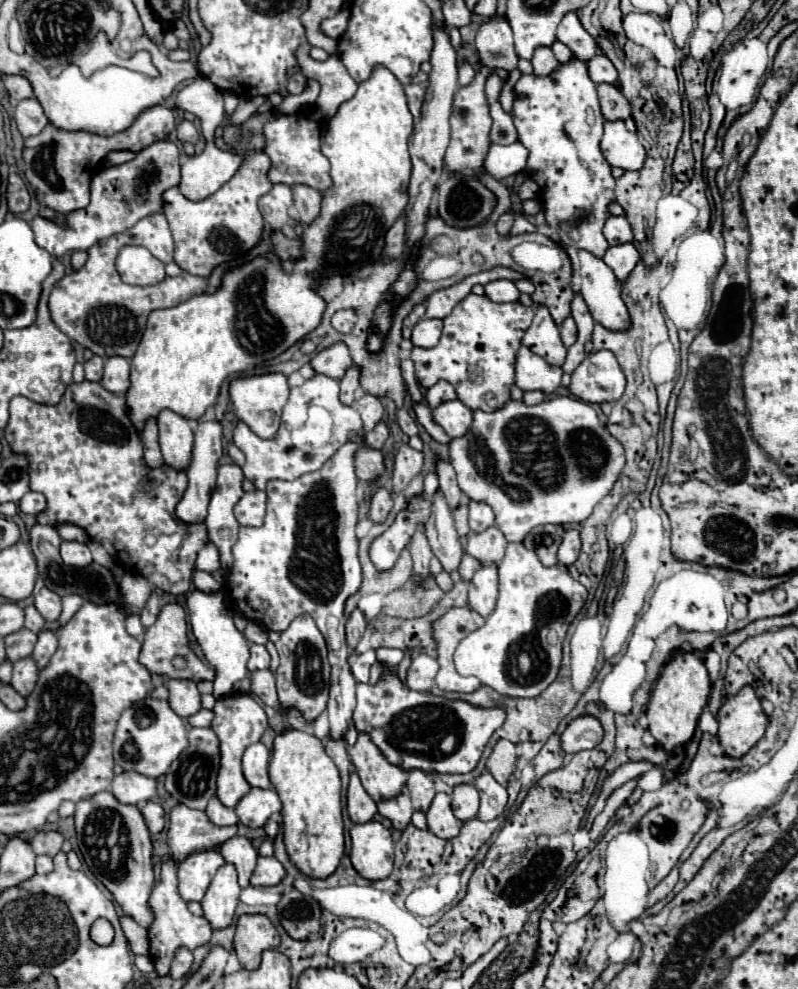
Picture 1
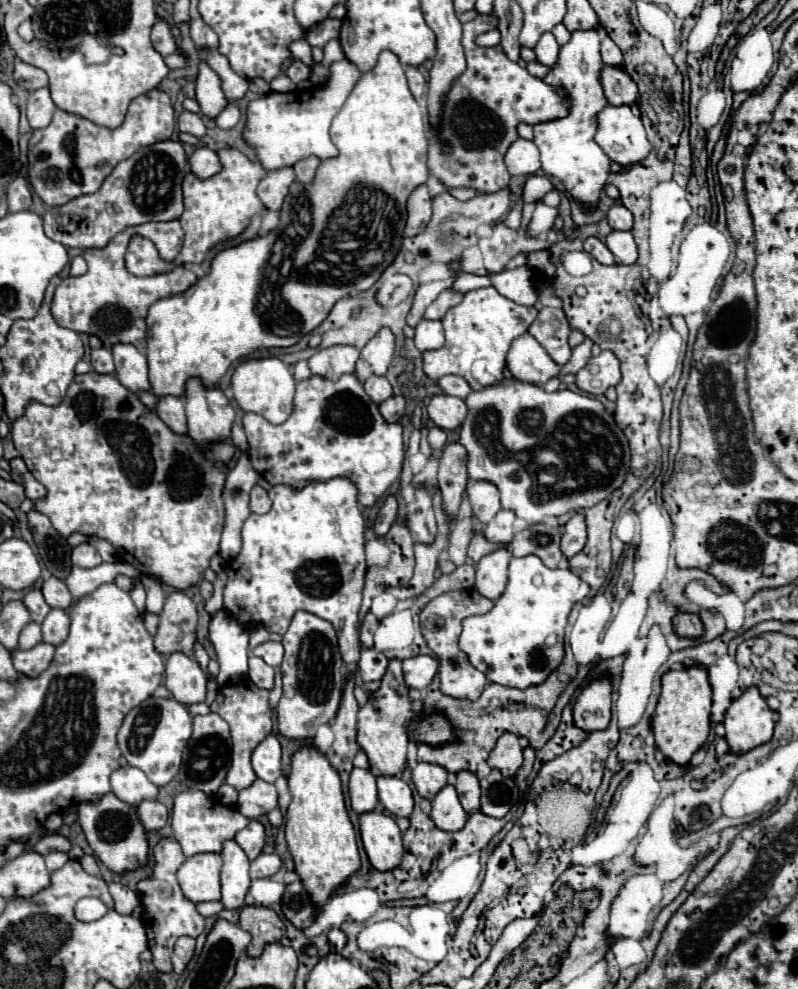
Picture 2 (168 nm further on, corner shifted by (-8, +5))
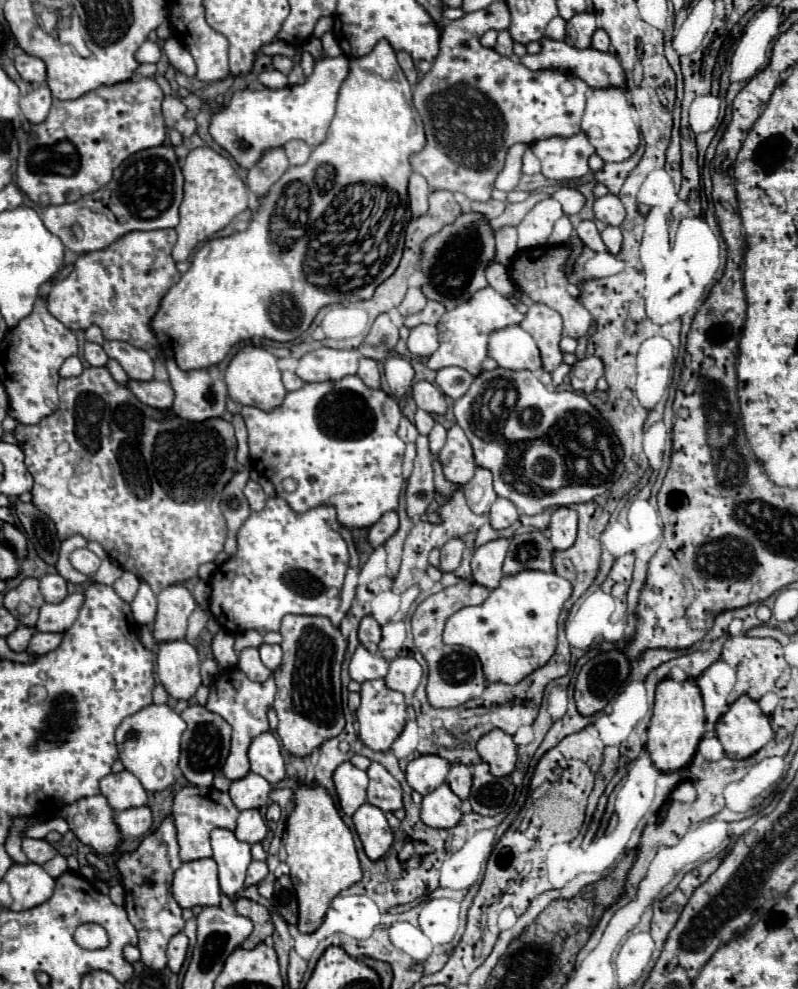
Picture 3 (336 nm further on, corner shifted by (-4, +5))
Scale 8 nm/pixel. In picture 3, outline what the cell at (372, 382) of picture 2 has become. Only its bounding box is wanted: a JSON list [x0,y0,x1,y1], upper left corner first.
[357,357,381,389]

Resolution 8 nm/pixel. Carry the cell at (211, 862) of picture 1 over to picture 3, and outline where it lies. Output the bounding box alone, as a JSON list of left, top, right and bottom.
[173,859,219,909]

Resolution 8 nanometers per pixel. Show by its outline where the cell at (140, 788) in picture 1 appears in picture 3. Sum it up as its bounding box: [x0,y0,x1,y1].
[101,773,147,811]

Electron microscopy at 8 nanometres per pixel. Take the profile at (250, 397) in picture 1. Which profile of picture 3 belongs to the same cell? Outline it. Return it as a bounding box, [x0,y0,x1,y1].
[225,345,287,411]

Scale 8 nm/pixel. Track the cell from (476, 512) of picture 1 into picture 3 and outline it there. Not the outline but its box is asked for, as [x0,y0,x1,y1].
[463,467,497,513]

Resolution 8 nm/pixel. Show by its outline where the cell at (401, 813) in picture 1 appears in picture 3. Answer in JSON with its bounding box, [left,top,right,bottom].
[367,763,403,811]

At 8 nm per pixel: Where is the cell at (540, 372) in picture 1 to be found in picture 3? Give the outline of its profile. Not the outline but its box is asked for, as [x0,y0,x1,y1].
[489,325,541,371]

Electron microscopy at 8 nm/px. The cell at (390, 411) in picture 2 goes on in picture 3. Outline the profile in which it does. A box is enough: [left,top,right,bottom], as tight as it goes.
[383,357,415,399]

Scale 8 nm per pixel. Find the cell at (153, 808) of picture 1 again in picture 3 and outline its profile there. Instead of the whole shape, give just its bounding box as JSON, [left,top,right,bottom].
[115,807,153,837]

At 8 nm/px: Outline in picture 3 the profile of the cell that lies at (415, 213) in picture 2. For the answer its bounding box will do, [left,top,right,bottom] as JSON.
[409,173,429,215]

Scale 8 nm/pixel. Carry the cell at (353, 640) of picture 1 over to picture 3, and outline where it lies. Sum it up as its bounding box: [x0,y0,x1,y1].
[359,617,381,653]

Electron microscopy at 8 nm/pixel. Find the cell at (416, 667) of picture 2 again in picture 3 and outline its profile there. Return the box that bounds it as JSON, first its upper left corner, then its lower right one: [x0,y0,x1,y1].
[385,657,423,695]

